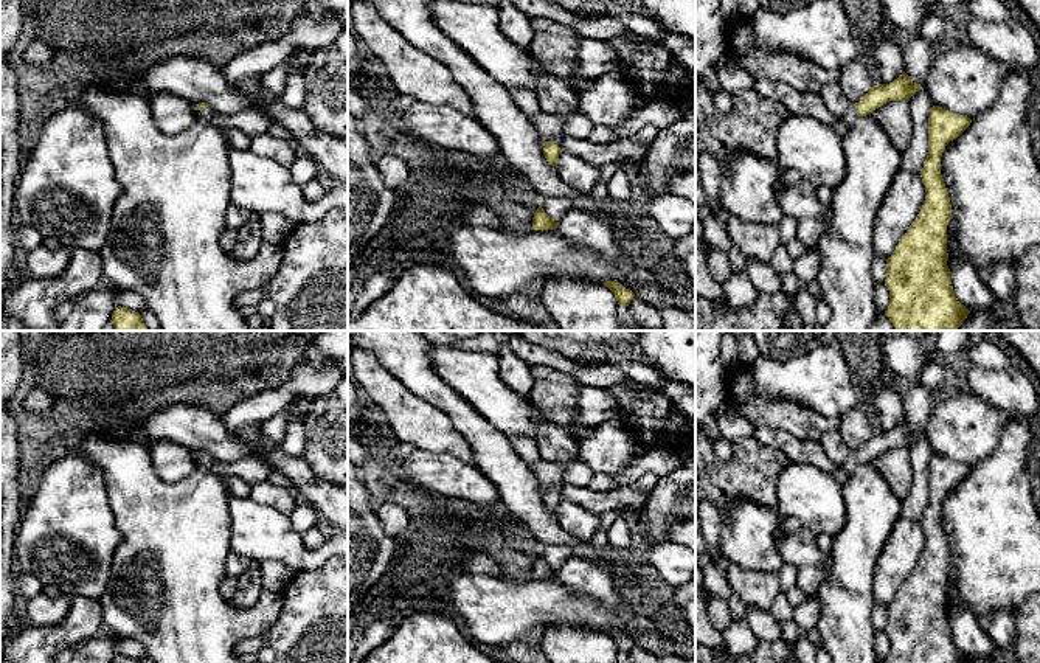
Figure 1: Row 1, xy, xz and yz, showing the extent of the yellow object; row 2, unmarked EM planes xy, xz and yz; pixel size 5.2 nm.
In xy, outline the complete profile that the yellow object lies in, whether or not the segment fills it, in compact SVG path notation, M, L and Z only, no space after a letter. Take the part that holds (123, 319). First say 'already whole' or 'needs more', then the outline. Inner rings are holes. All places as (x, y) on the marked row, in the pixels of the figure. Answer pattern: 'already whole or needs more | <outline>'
already whole | M121 306L113 311L110 321L116 331L149 331L138 312Z

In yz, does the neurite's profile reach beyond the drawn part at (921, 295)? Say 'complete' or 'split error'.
complete

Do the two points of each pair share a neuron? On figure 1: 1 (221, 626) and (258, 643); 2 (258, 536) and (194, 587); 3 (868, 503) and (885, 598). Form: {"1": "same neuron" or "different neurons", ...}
{"1": "different neurons", "2": "different neurons", "3": "different neurons"}

